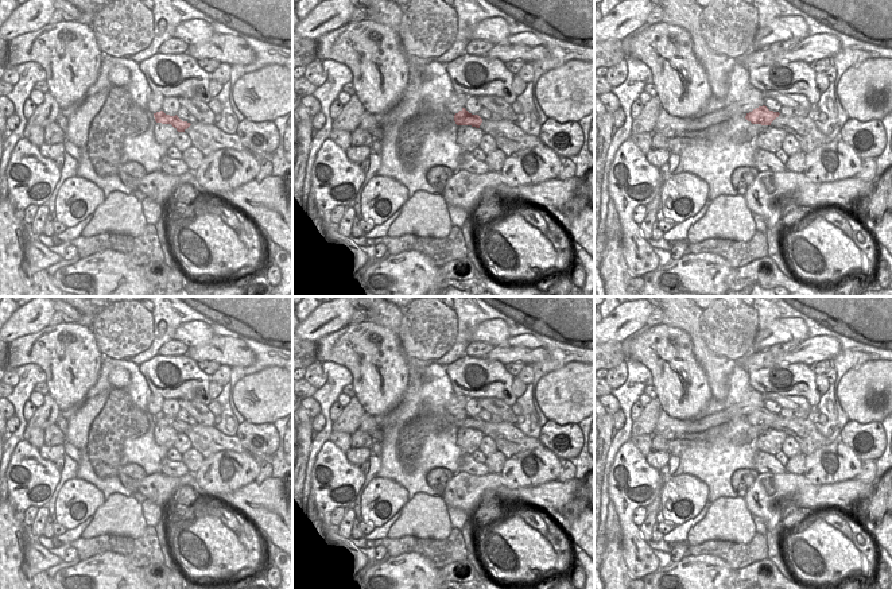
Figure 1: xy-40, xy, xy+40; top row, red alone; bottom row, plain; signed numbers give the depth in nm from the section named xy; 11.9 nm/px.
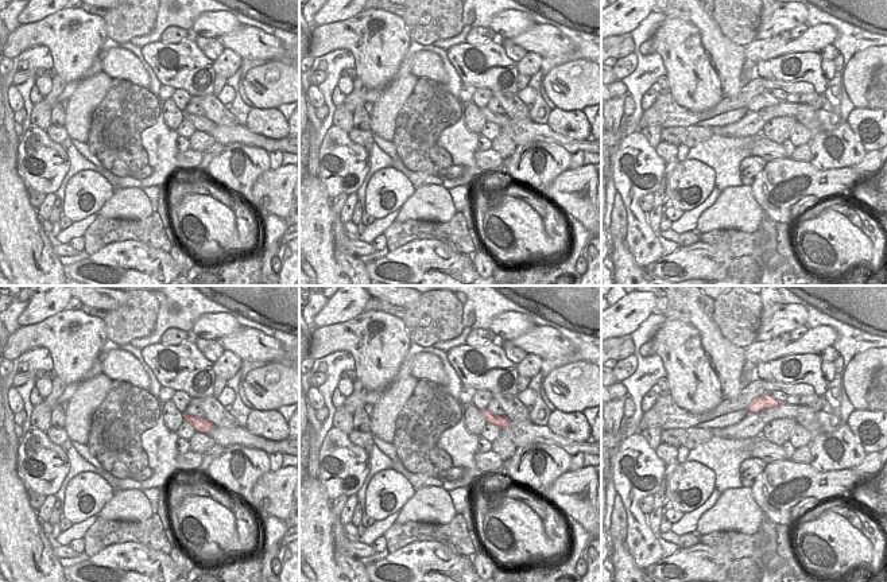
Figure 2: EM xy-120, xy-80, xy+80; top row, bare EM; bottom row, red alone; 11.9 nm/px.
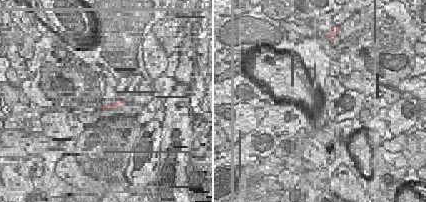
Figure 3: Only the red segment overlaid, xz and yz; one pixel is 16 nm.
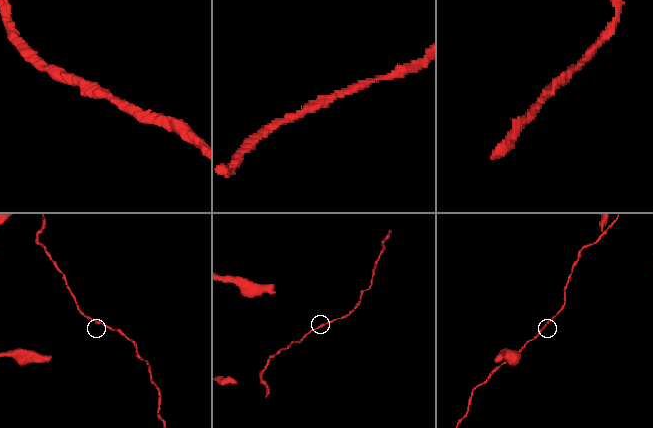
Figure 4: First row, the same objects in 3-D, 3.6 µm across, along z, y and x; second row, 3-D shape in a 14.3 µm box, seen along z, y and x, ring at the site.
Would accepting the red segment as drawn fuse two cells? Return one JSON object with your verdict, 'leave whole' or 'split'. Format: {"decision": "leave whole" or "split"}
{"decision": "split"}

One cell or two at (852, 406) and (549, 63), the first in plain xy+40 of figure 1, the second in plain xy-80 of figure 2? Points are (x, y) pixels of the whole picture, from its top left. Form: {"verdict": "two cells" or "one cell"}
{"verdict": "two cells"}

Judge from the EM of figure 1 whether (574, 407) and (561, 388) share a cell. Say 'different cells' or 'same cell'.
same cell

